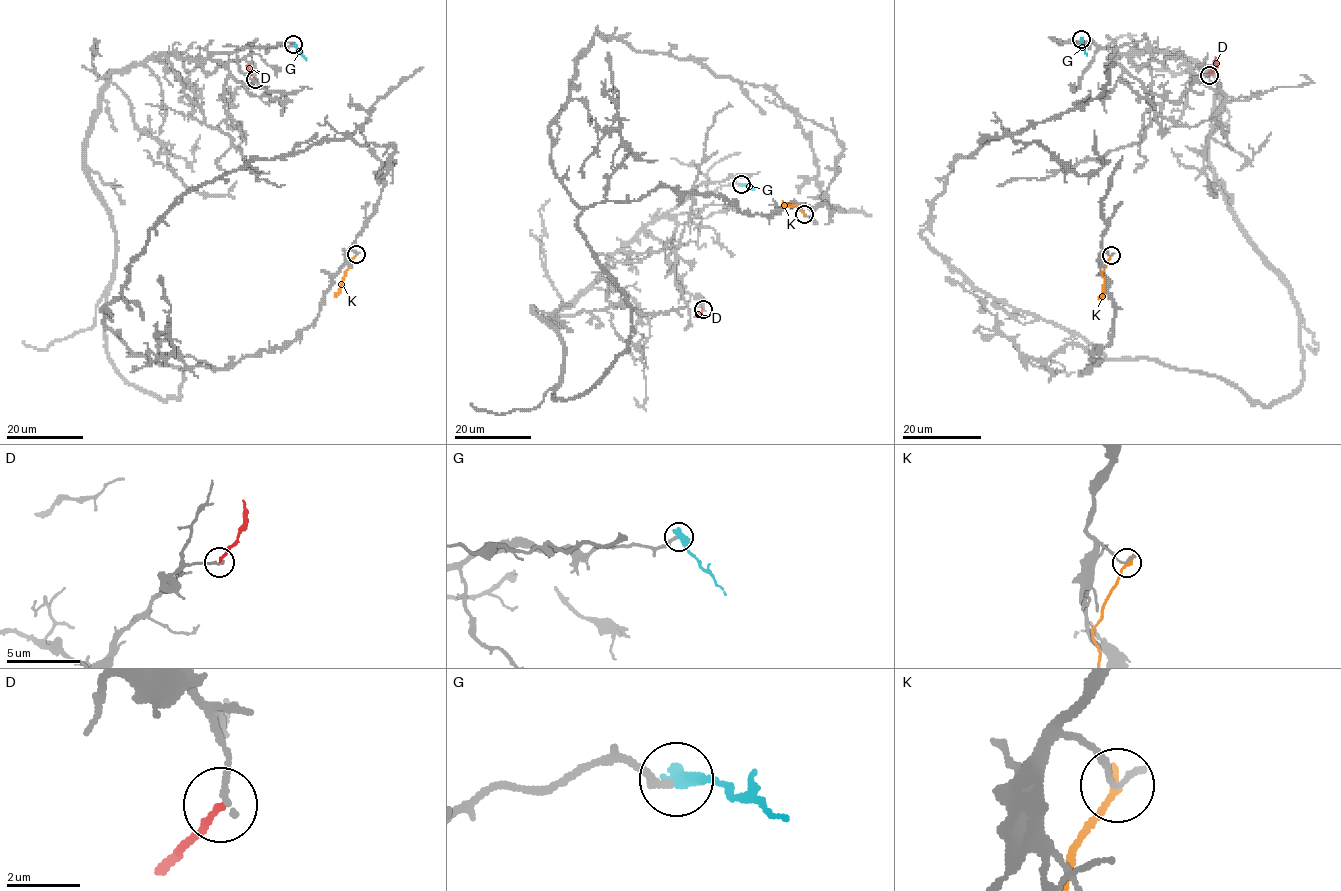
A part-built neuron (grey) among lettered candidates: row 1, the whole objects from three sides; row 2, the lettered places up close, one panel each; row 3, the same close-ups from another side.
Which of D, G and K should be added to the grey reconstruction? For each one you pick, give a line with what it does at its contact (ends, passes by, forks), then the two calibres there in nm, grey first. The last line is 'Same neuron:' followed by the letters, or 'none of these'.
Same neuron: none of these

